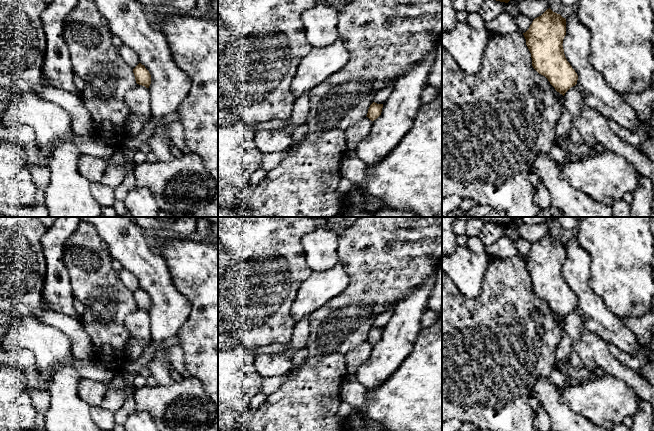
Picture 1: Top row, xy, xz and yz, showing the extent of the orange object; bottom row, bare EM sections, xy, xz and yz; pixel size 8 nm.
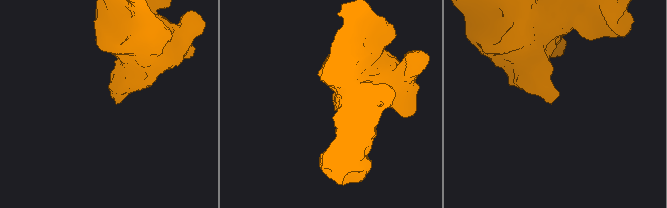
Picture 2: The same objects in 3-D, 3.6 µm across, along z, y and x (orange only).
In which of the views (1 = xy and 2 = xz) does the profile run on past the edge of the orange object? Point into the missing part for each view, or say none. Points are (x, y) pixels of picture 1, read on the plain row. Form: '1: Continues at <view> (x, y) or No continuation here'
1: No continuation here
2: No continuation here

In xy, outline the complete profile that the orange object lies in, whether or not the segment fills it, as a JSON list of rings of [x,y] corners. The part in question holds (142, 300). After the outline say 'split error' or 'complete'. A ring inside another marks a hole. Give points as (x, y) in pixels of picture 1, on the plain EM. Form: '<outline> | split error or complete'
[[[139,287],[134,293],[133,297],[135,300],[136,307],[146,312],[149,312],[151,308],[151,299],[144,289]]] | complete

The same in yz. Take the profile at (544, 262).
[[[549,232],[533,244],[523,259],[531,277],[533,292],[564,320],[578,304],[562,269],[566,259],[566,243]]] | complete

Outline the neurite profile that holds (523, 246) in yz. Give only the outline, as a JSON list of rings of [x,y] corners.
[[[518,238],[515,240],[515,244],[519,254],[523,258],[529,253],[534,243],[522,238]]]

